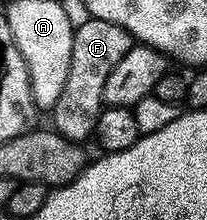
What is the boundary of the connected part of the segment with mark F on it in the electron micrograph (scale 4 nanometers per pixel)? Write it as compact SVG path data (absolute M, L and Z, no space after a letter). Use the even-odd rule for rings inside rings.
M92 17L86 20L86 23L76 24L67 81L63 85L63 93L59 93L59 101L55 101L51 108L52 126L65 138L74 141L85 141L88 135L90 138L96 132L97 119L103 110L102 99L108 74L135 43L133 36L119 25Z

